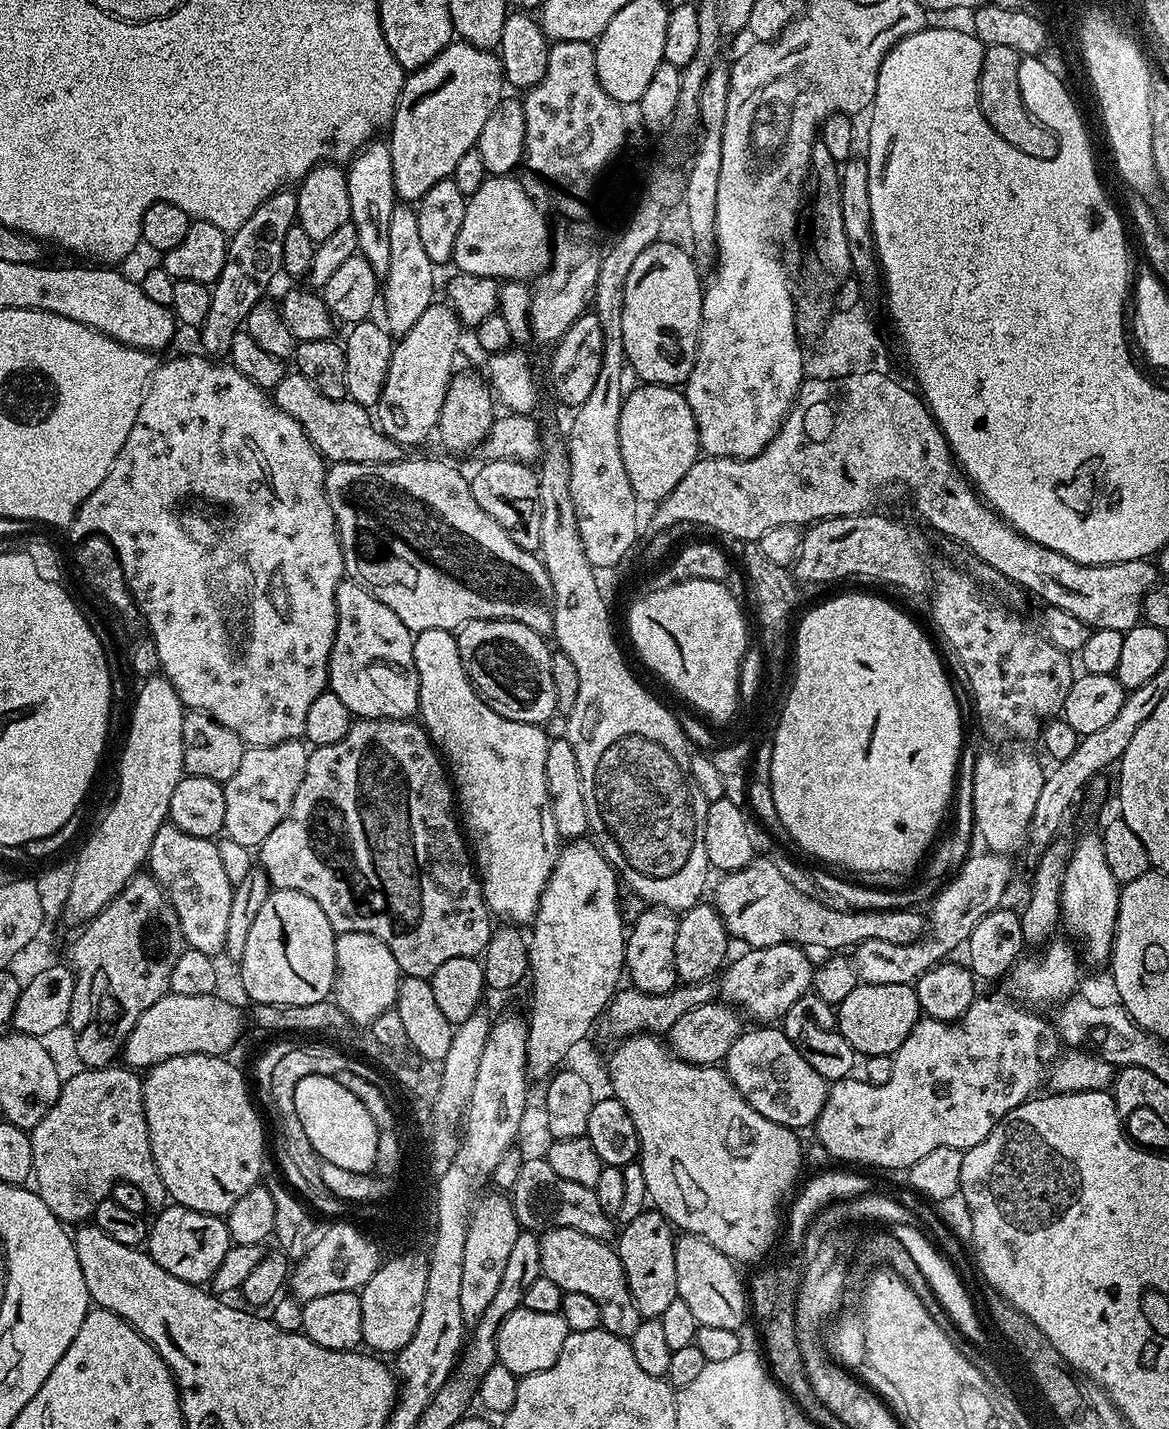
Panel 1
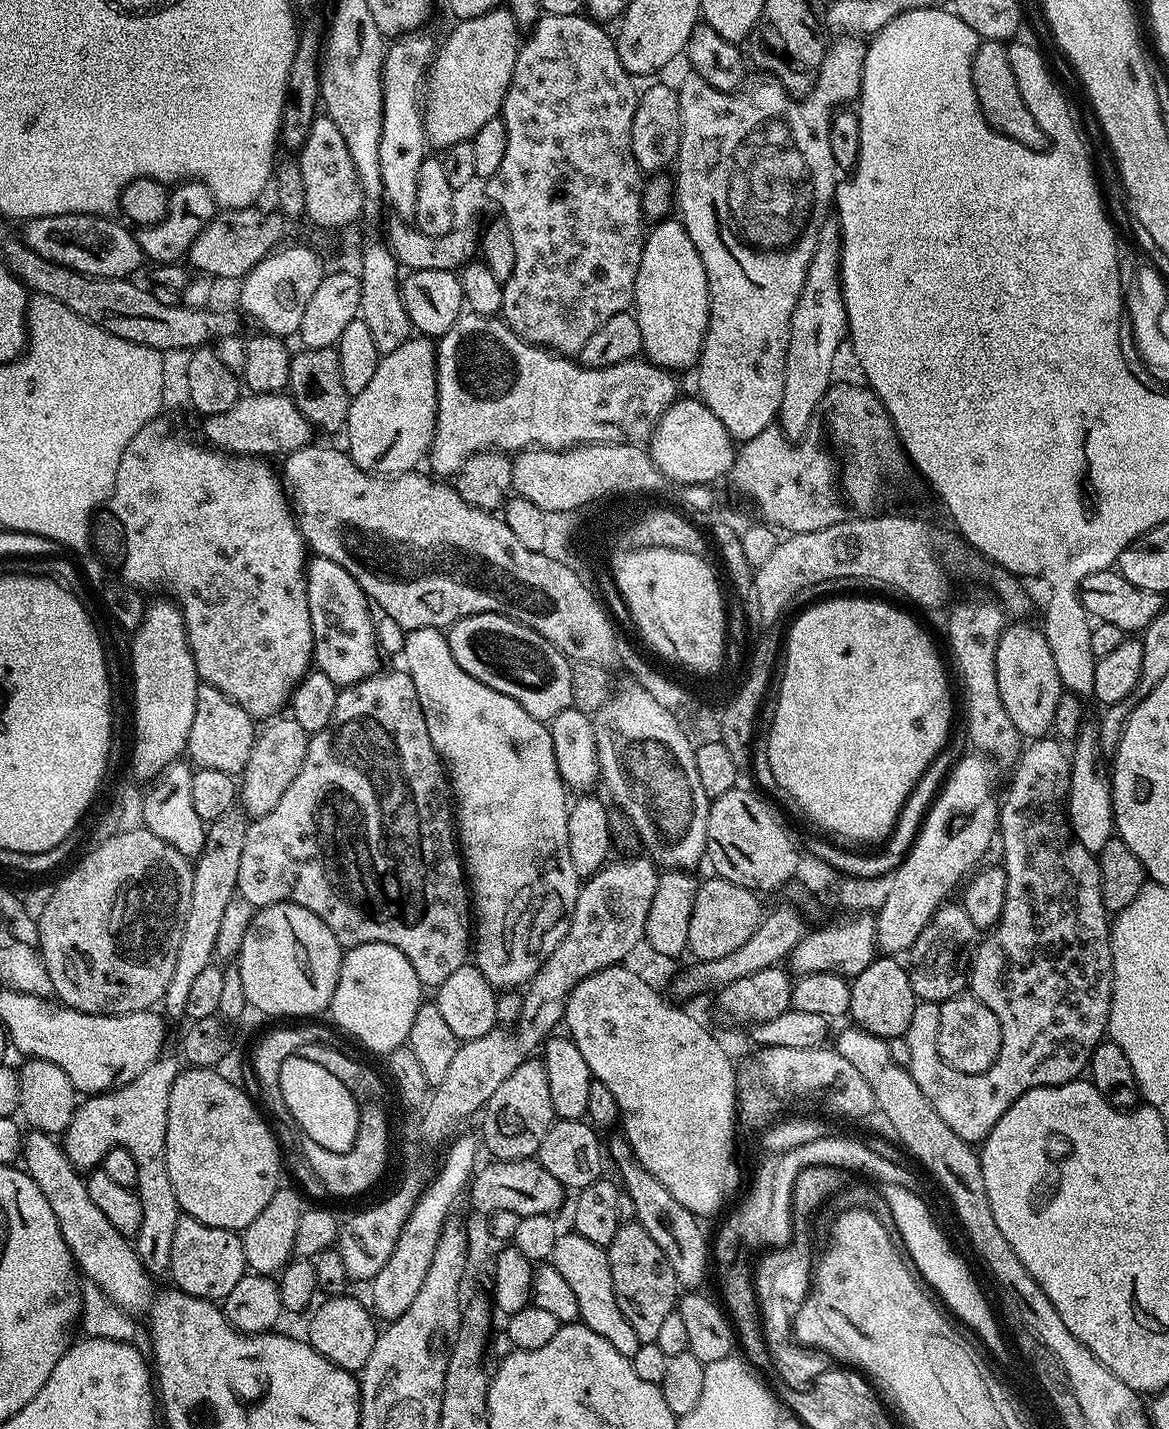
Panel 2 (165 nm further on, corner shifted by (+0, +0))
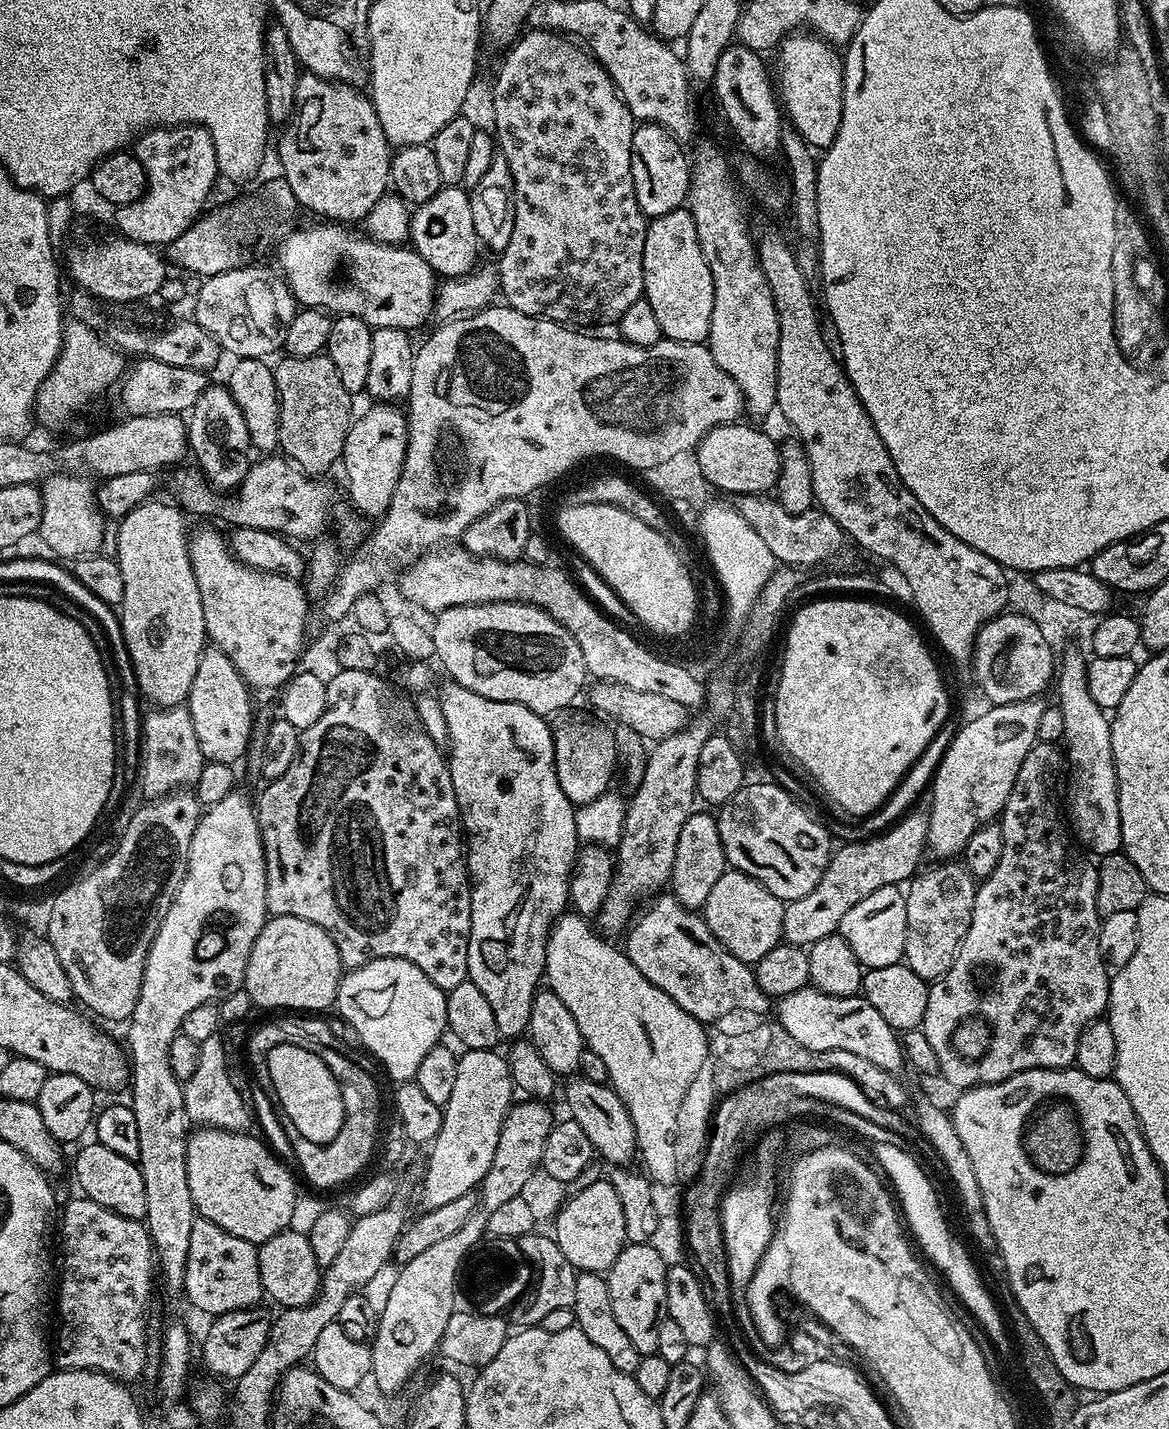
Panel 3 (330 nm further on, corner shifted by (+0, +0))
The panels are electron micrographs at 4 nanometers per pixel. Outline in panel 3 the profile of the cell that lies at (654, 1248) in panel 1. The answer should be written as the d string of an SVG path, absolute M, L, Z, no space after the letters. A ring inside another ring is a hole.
M628 1242L618 1254L618 1258L614 1258L614 1266L610 1266L606 1273L608 1289L610 1290L610 1306L614 1310L614 1319L618 1321L618 1326L622 1326L626 1338L630 1338L630 1343L638 1349L640 1357L656 1355L658 1329L661 1328L662 1322L668 1319L668 1311L666 1310L666 1274L668 1269L668 1264L662 1260L652 1243L632 1244Z

